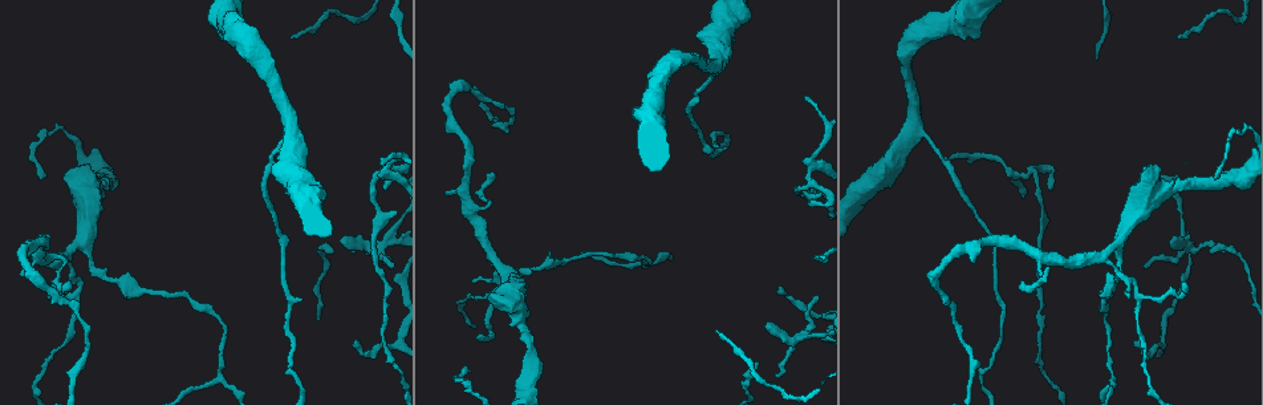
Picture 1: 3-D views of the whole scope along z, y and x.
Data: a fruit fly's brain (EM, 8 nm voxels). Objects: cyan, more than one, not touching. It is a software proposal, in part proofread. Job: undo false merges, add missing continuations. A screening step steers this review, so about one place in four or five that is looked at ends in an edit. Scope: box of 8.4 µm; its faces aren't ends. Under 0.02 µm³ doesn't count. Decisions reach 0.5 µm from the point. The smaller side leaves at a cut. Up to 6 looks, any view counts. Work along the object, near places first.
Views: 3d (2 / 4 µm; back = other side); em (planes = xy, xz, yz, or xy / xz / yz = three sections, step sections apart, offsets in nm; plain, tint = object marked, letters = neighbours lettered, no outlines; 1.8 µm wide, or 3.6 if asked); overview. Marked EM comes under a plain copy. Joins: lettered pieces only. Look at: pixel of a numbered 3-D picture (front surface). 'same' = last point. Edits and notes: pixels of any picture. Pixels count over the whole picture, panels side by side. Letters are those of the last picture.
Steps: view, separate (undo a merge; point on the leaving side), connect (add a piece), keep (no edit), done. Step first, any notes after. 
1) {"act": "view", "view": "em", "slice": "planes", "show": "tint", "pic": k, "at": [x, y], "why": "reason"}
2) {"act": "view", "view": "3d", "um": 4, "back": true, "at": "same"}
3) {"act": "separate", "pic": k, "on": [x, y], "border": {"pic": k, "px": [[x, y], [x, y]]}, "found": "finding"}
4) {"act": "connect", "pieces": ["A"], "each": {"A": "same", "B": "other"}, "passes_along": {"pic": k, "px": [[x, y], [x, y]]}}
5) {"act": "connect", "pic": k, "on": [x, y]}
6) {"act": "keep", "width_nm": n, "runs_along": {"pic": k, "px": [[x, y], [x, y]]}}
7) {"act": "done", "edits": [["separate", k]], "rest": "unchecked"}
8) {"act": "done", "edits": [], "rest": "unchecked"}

{"act": "view", "view": "3d", "um": 4, "pic": 1, "at": [809, 188], "why": "abrupt turn"}

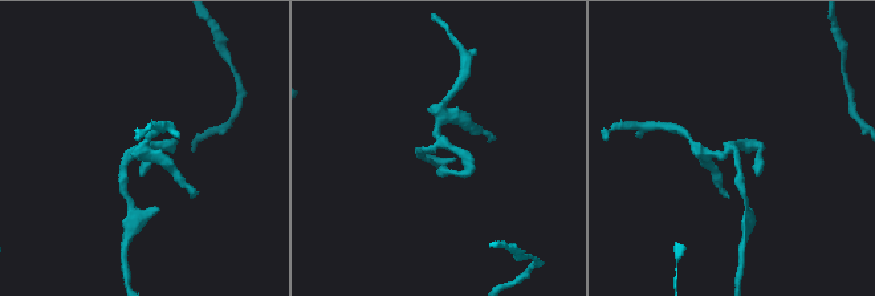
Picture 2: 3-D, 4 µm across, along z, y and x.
{"act": "view", "view": "em", "slice": "xy", "step": 4, "show": "tint", "pic": 2, "at": [735, 149], "why": "now the EM"}

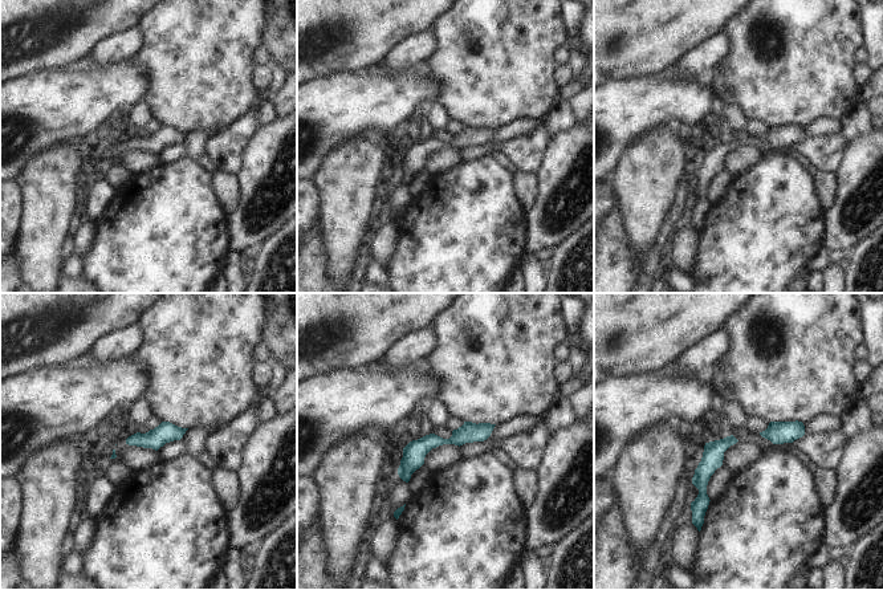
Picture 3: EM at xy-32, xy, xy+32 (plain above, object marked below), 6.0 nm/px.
{"act": "view", "view": "em", "slice": "yz", "step": 4, "show": "letters", "at": "same", "why": "cut it another way"}

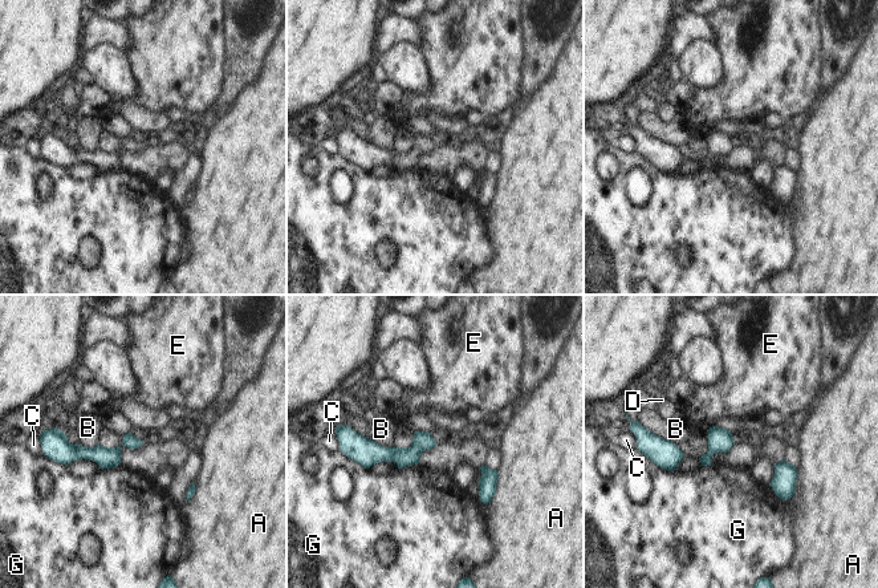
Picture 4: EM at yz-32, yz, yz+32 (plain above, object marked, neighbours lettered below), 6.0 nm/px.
{"act": "keep", "width_nm": 80, "each": {"A": "other", "B": "other", "C": "other", "D": "other", "E": "other", "G": "other"}, "border": {"pic": 4, "px": [[641, 451], [657, 465], [674, 470]]}, "found": "continuous, no second cell"}

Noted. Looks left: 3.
{"act": "view", "view": "em", "um": 3.6, "slice": "yz", "step": 16, "show": "tint", "pic": 1, "at": [814, 337], "why": "sudden change in width"}

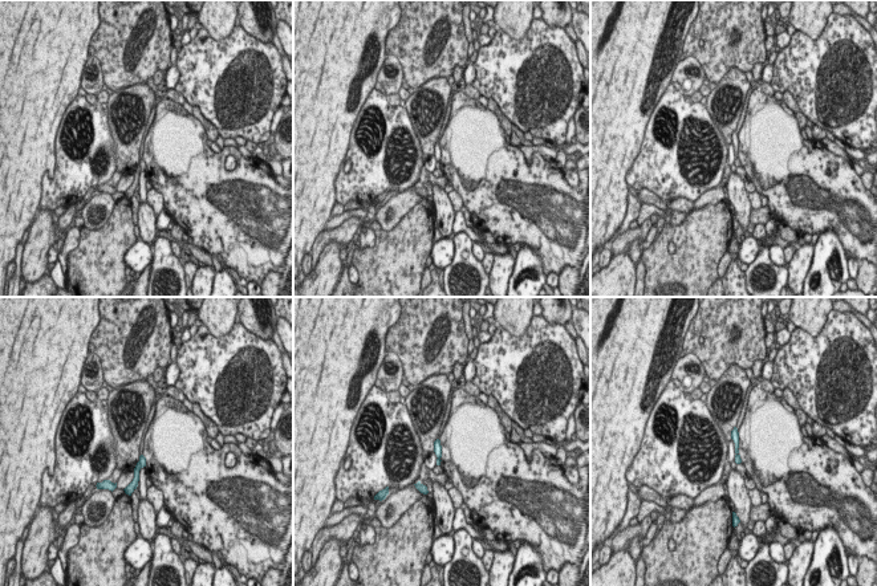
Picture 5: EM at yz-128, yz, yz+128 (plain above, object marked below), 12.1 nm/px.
{"act": "view", "view": "em", "um": 3.6, "slice": "yz", "step": 16, "show": "letters", "at": "same"}

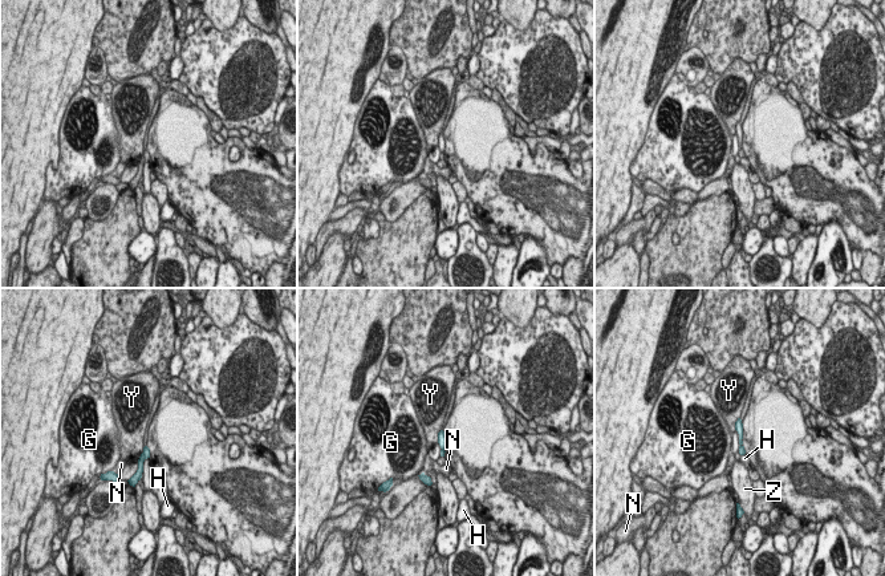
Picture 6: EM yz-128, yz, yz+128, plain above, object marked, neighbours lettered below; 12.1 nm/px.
{"act": "separate", "pic": 6, "on": [138, 474], "width_nm": 70, "each": {"G": "other", "H": "other", "N": "other", "Y": "other", "Z": "other"}, "border": {"pic": 6, "px": [[143, 451], [145, 458]]}, "found": "two cells meet here"}

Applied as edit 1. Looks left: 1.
{"act": "view", "view": "em", "slice": "xz", "step": 4, "show": "letters", "pic": 1, "at": [88, 244], "why": "four-way junction"}

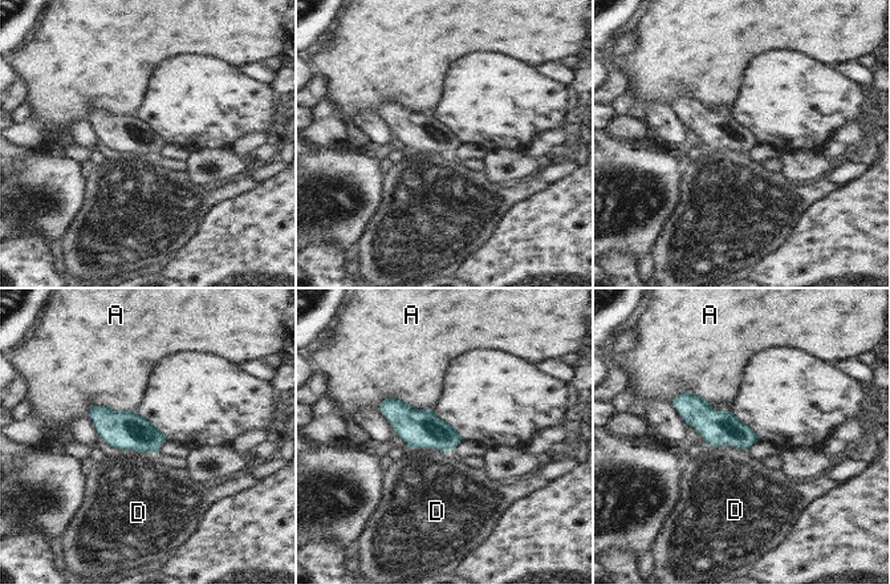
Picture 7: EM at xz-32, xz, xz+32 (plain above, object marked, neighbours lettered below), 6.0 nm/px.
{"act": "keep", "longest_contact_nm": ["A", 320], "each": {"A": "other", "D": "other"}, "found": "continuous, no second cell"}

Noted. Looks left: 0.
{"act": "done", "edits": [["separate", 6]], "rest": "unchecked"}

